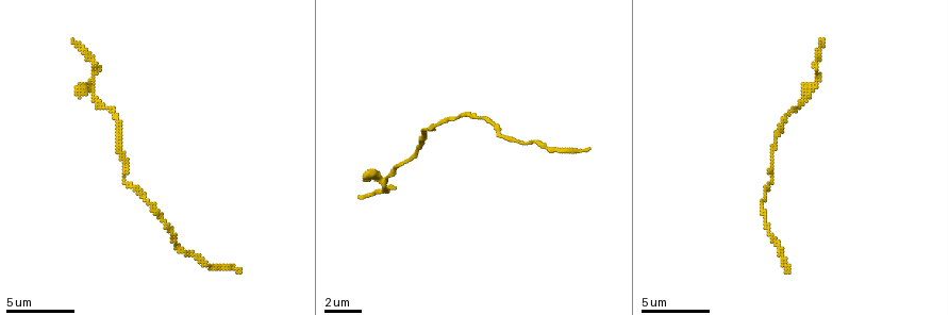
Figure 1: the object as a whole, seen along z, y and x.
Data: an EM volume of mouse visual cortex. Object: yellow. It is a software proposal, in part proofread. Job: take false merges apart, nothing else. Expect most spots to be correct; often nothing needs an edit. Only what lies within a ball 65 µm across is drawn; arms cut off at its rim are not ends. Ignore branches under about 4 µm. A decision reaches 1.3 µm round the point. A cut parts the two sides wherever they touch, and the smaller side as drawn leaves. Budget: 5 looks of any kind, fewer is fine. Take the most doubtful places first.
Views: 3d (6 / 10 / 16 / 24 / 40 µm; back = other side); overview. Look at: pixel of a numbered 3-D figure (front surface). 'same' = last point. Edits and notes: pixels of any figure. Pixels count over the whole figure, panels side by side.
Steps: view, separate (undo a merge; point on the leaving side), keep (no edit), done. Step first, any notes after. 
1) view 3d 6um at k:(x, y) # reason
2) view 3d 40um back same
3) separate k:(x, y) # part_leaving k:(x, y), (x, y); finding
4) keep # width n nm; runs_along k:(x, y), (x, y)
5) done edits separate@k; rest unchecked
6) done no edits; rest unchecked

view 3d 10um at 1:(387, 191) # a narrow waist

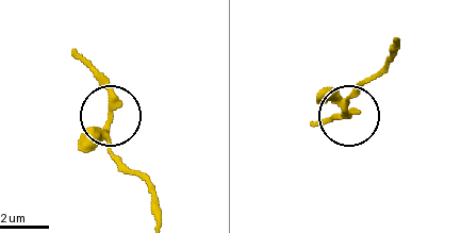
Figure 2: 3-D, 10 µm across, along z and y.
keep # continuous, no second cell

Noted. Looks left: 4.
view 3d 6um at 1:(771, 175)

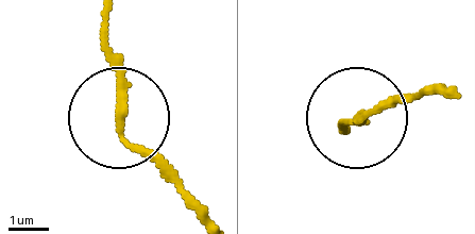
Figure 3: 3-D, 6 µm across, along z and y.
keep # side_arm 13 um; runs_along 3:(118, 119), (108, 21); all the same cell

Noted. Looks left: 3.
view 3d 10um at 1:(192, 253) # a narrow waist

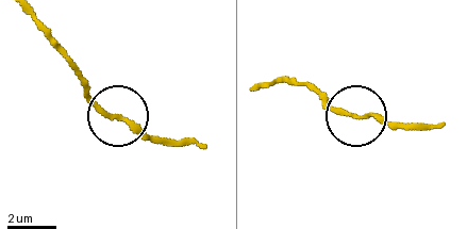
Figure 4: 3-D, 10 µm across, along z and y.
keep # runs_along 4:(260, 87), (286, 79), (311, 87), (339, 112), (411, 121); continuous, no second cell

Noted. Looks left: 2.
done no edits; rest unchecked

